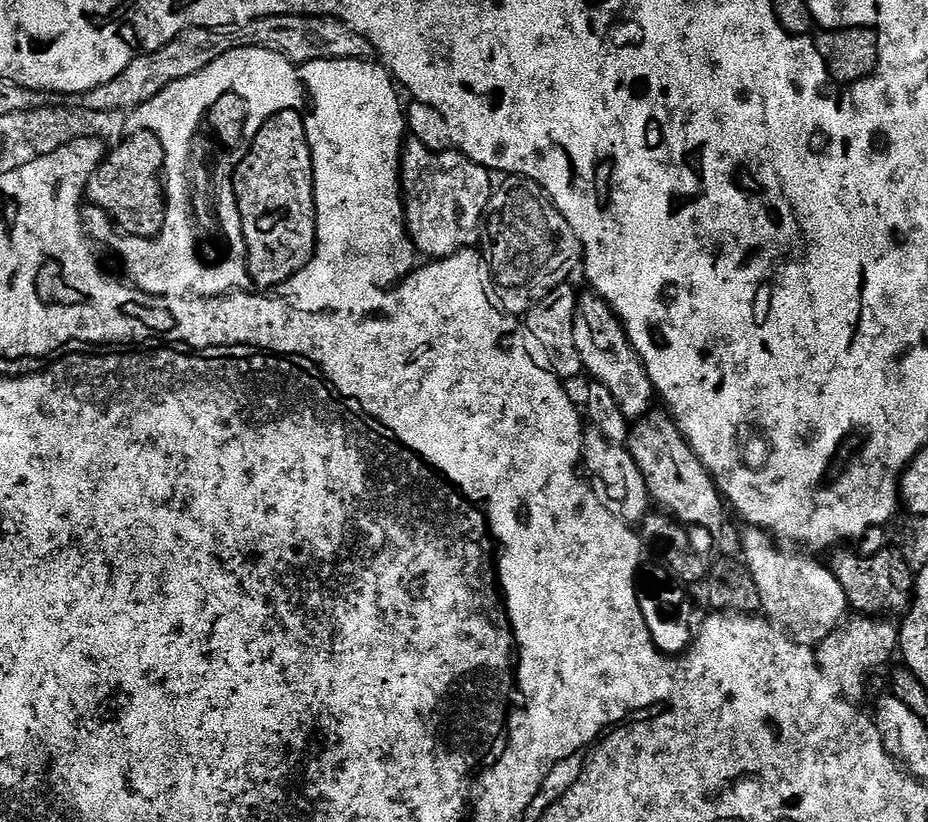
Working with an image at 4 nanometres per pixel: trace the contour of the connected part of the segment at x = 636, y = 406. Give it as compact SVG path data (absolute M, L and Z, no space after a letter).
M588 290L577 299L574 318L574 346L584 363L583 371L592 375L595 383L606 386L618 402L618 410L629 422L635 422L648 415L653 407L654 389L644 369L644 363L634 350L624 325L617 318L612 307L601 300L595 292Z

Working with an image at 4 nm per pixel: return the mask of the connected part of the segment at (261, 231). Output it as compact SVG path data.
M279 112L277 116L272 116L272 124L268 124L268 128L264 128L264 132L260 132L260 140L256 140L256 152L248 154L248 164L244 164L244 168L240 168L240 176L232 179L232 185L236 191L236 199L234 203L244 208L244 218L246 222L244 228L248 228L248 244L252 244L252 252L250 253L256 264L262 266L262 264L276 264L276 269L272 269L267 279L272 283L276 284L276 280L284 280L284 276L288 276L288 272L296 272L296 268L300 268L300 264L304 264L304 260L308 260L308 243L312 240L312 224L308 219L316 212L316 193L314 191L314 180L310 175L304 176L307 172L310 172L308 165L308 144L304 144L304 132L300 132L300 128L296 128L296 124L300 124L299 112Z

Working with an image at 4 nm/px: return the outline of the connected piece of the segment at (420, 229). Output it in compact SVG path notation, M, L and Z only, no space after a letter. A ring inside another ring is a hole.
M409 139L405 143L402 149L402 155L400 157L400 183L402 185L402 195L404 198L404 223L408 225L408 233L412 235L412 240L416 243L417 253L426 255L428 258L443 258L445 256L453 256L454 253L462 251L463 248L476 248L479 245L479 240L482 240L482 225L486 220L486 213L492 203L492 197L494 195L494 180L493 173L489 172L487 168L483 168L481 164L474 163L470 157L465 156L463 152L459 150L453 150L450 152L435 152L422 146L422 142Z

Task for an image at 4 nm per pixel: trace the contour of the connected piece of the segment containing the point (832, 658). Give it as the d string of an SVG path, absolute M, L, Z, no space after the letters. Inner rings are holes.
M884 618L856 619L860 620L854 621L848 629L845 627L841 632L830 633L815 649L816 663L820 665L820 669L836 681L843 695L848 698L856 698L863 690L868 672L882 667L892 655L897 655L900 643L900 633L895 623L887 624L887 619Z

